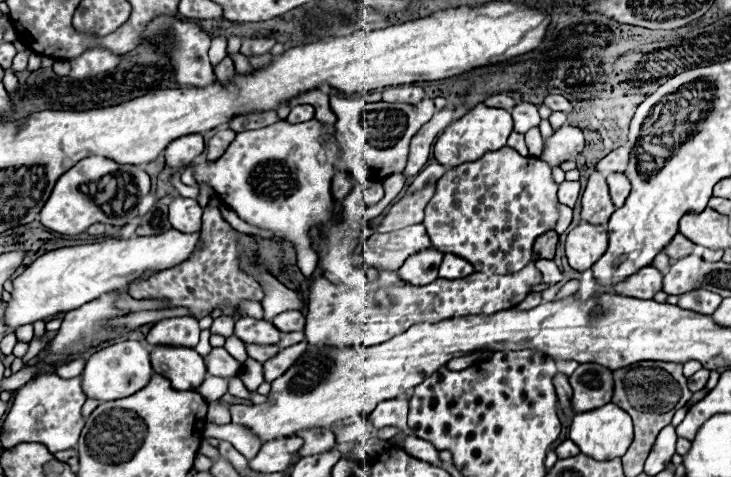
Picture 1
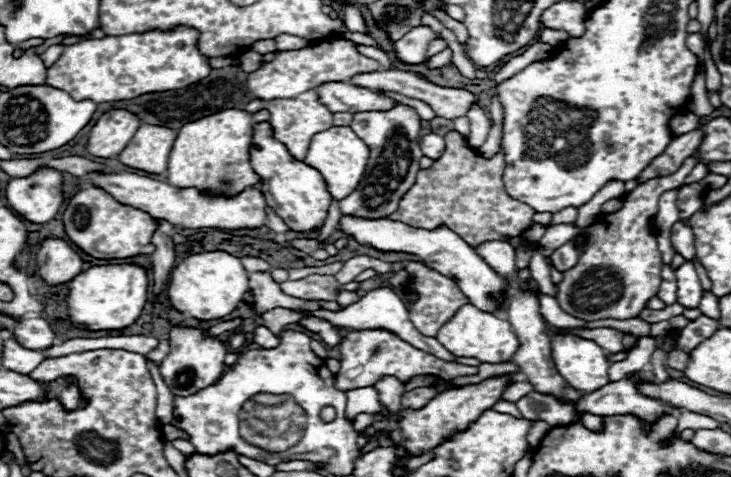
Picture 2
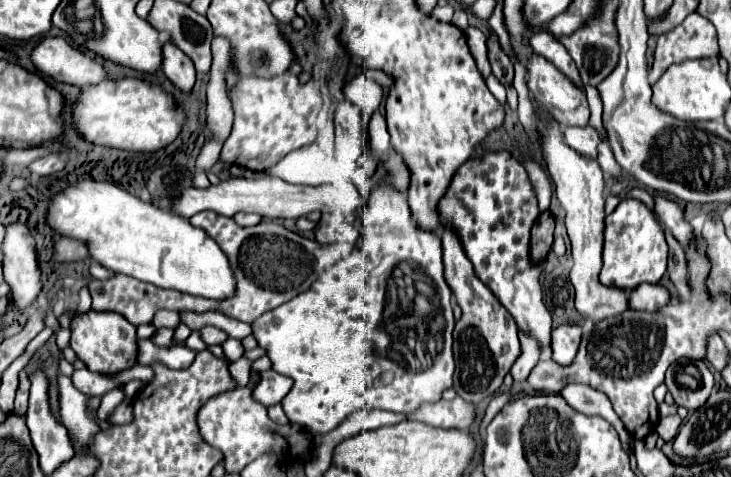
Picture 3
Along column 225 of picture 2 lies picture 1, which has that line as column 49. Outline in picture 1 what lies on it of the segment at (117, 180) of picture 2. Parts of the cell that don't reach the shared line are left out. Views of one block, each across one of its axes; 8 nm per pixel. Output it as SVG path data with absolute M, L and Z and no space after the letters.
M84 158L74 168L70 168L56 182L50 198L46 200L40 222L60 234L80 234L96 222L124 226L138 216L136 206L150 192L150 176L140 166L116 164L104 158Z

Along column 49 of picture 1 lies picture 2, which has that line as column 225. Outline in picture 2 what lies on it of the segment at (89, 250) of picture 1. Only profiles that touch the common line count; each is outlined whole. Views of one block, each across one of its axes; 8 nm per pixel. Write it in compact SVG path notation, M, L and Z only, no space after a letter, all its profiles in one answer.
M202 252L182 260L172 272L168 282L168 300L178 312L188 312L198 320L218 320L236 310L248 290L248 276L240 258L228 252Z

